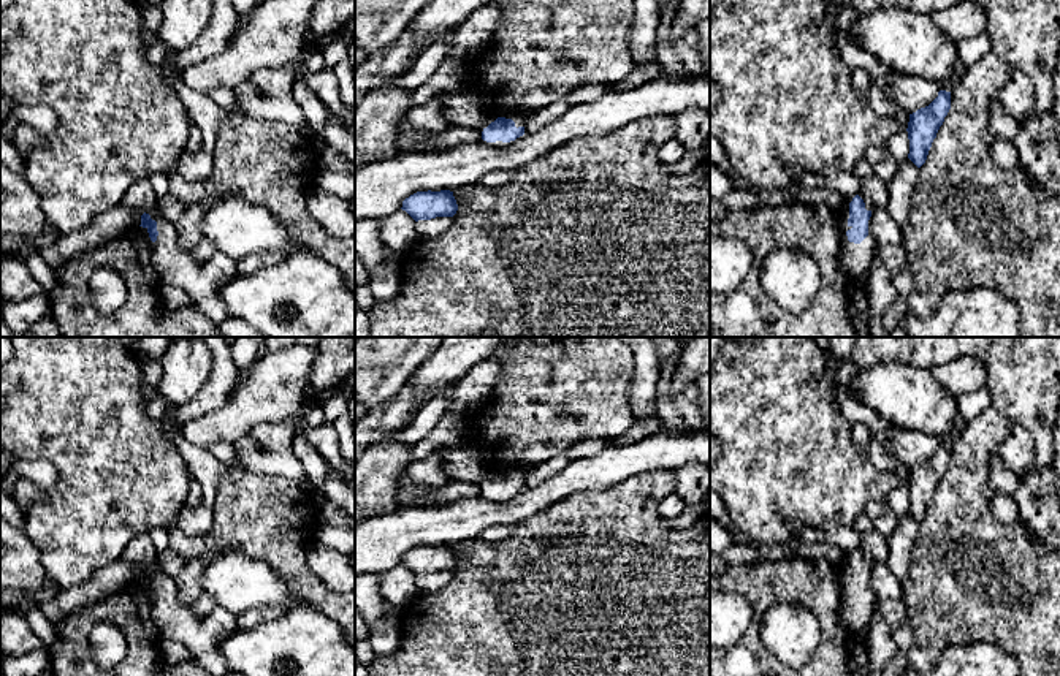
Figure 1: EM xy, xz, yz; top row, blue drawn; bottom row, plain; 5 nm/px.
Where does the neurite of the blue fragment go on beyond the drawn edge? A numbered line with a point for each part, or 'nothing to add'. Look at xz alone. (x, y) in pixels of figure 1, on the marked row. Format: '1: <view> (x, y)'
1: xz (479, 132)

